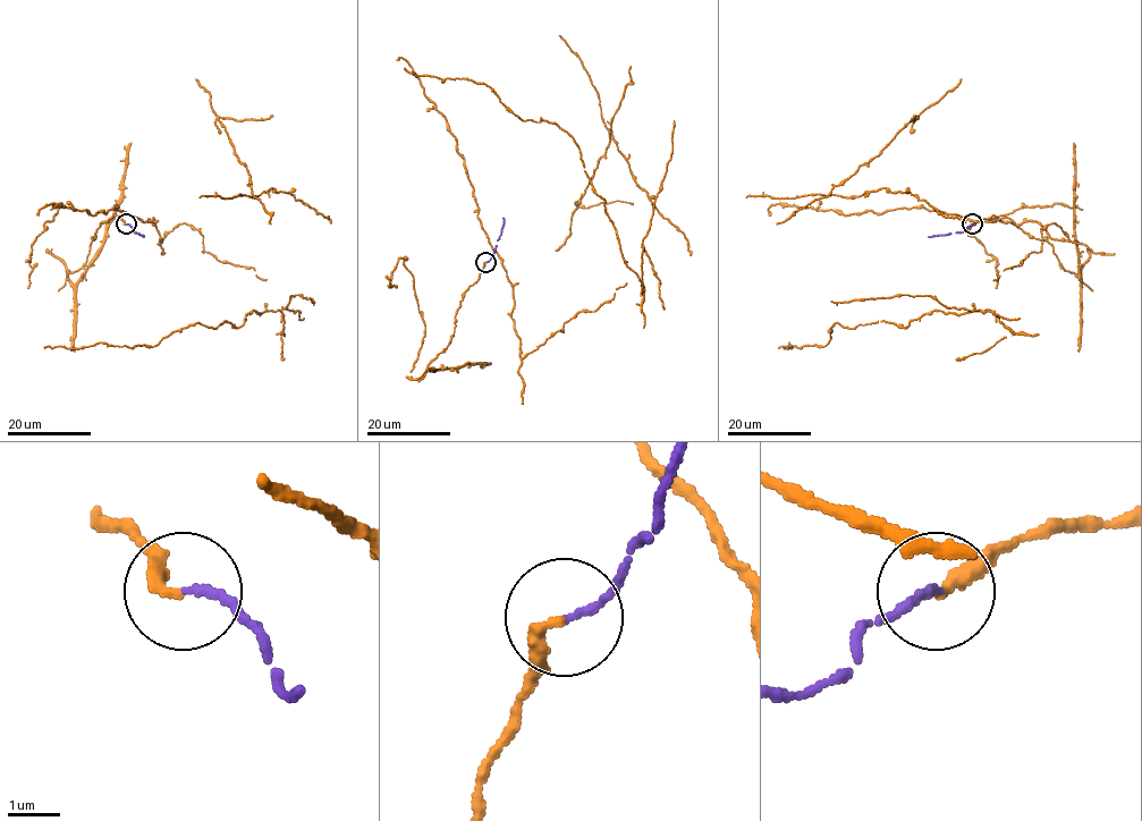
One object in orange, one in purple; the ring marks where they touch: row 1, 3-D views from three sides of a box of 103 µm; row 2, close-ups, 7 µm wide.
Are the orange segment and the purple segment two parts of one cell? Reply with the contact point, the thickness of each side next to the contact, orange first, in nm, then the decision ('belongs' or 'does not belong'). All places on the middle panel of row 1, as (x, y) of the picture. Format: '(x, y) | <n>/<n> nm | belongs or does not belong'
(485, 262) | 260/140 nm | belongs

